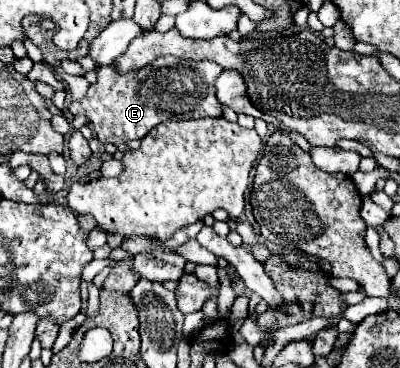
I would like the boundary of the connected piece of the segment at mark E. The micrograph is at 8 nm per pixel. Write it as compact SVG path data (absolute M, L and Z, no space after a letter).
M162 56L128 74L118 74L112 66L102 66L98 82L88 88L88 94L80 102L70 104L70 112L84 114L102 144L140 140L164 120L222 118L222 104L216 98L214 86L222 70L216 62L192 62L174 56Z

